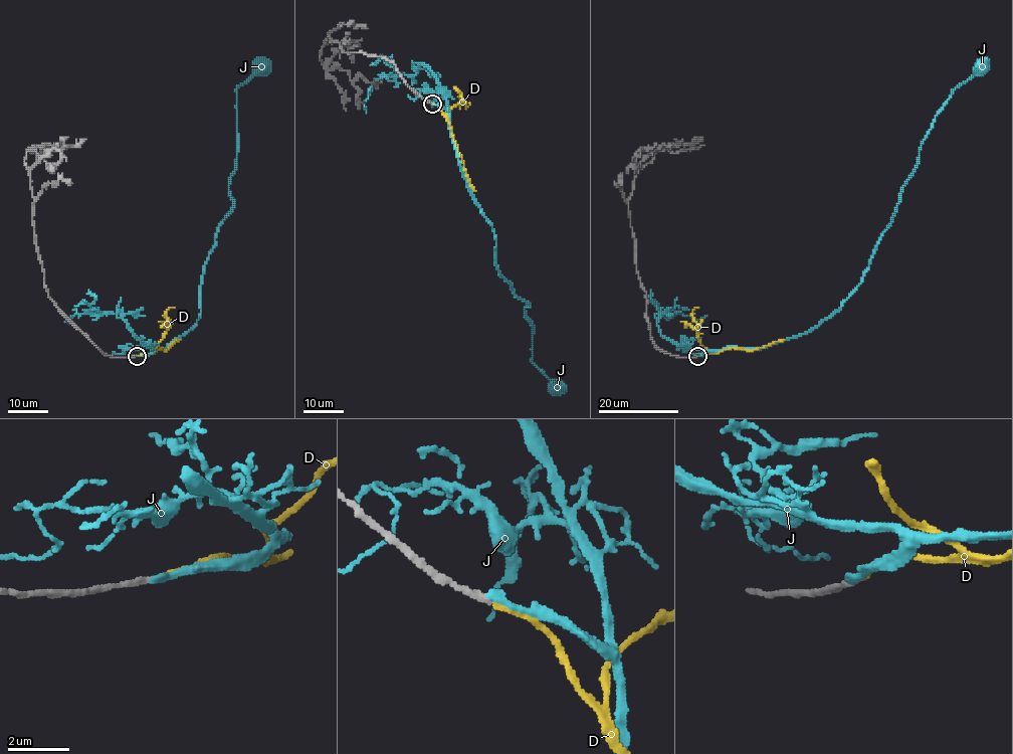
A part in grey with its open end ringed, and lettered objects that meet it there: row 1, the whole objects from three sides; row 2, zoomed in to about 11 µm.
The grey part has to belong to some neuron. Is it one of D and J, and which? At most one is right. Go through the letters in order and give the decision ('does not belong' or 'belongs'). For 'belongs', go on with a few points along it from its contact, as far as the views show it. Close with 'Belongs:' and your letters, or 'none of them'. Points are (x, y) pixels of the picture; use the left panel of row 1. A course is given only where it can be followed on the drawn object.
D: belongs | via (137, 356), (158, 348), (166, 350), (180, 340)
J: does not belong
Belongs: D

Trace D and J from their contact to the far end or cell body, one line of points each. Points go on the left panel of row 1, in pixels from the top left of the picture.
D: (137, 356), (158, 348), (166, 350), (180, 340)
J: (136, 356), (163, 349), (199, 318), (207, 256), (233, 205), (229, 178), (235, 169), (236, 88), (262, 68)

